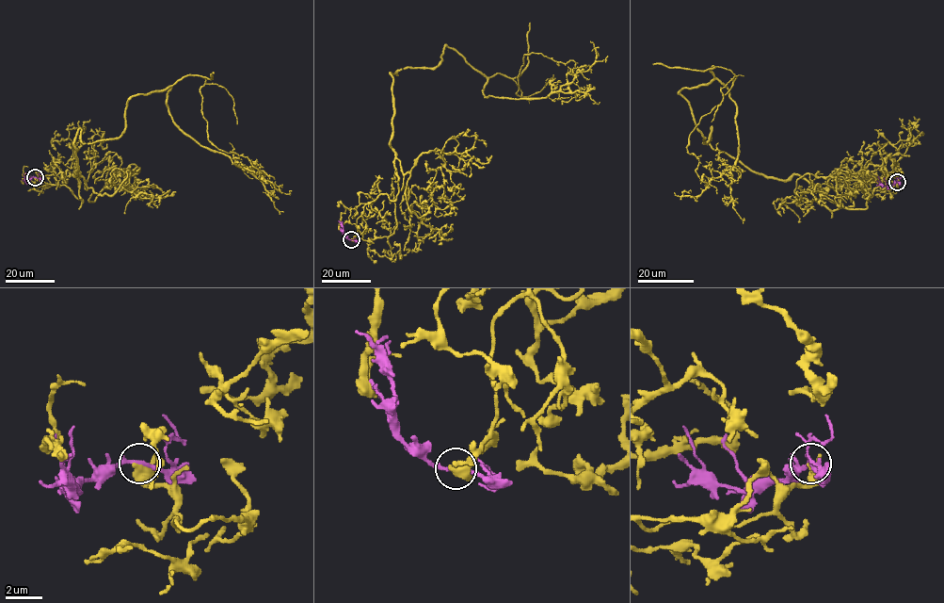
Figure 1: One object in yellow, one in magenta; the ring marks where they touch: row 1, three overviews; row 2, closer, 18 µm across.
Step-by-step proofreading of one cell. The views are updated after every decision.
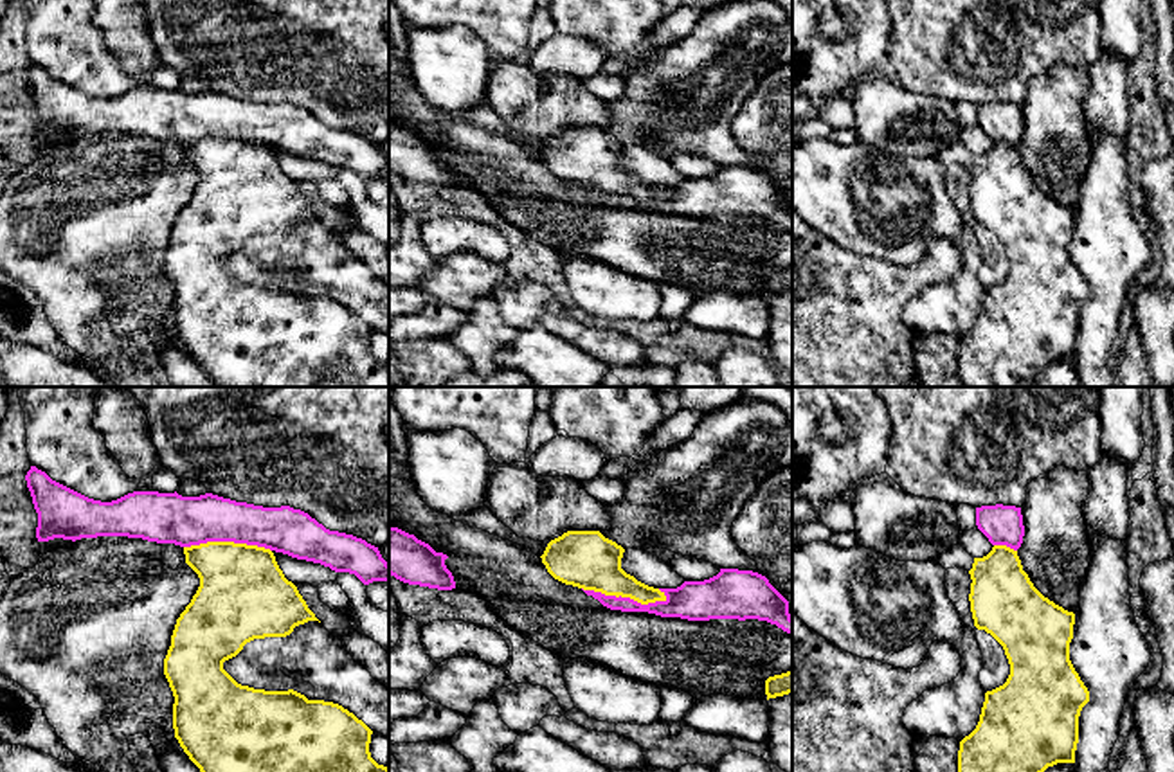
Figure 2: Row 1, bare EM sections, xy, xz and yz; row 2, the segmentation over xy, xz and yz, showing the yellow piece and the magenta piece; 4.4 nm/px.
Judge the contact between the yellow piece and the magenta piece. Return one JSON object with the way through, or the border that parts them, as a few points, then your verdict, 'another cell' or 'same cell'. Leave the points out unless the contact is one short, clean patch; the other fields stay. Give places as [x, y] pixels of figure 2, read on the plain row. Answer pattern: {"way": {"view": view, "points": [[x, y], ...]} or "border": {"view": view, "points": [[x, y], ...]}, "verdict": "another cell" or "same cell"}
{"verdict": "another cell"}

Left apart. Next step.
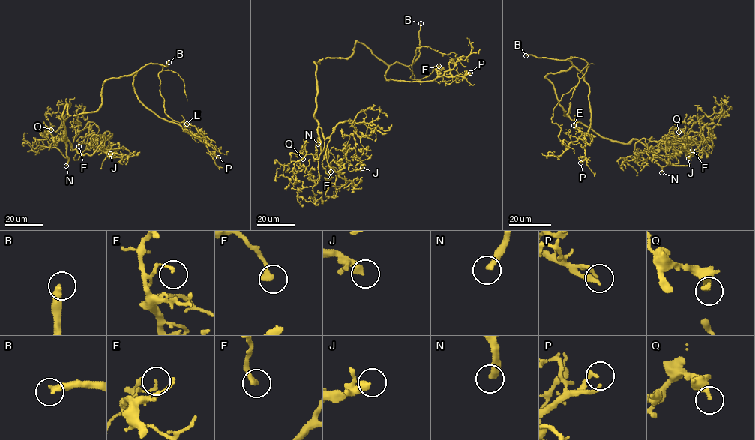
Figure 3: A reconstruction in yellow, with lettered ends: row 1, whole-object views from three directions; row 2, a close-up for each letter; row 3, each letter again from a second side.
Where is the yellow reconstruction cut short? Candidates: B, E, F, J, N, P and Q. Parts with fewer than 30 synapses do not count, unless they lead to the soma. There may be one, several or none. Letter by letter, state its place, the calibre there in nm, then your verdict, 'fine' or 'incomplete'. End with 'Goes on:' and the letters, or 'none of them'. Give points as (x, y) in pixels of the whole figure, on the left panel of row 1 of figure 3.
B: (169, 62) | 320 nm | incomplete
E: (187, 124) | 130 nm | fine
F: (79, 146) | 320 nm | fine
J: (110, 154) | 280 nm | fine
N: (66, 166) | 340 nm | incomplete
P: (218, 157) | 190 nm | incomplete
Q: (51, 130) | 380 nm | fine
Goes on: B, N, P

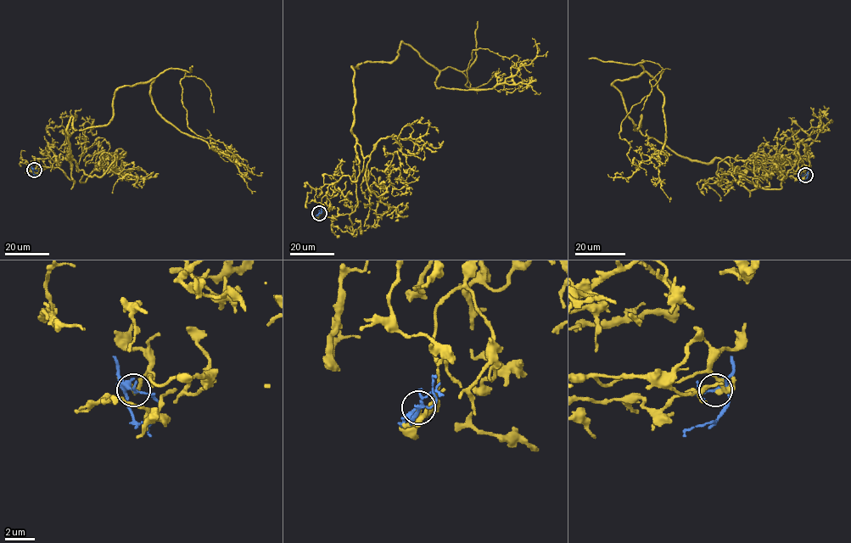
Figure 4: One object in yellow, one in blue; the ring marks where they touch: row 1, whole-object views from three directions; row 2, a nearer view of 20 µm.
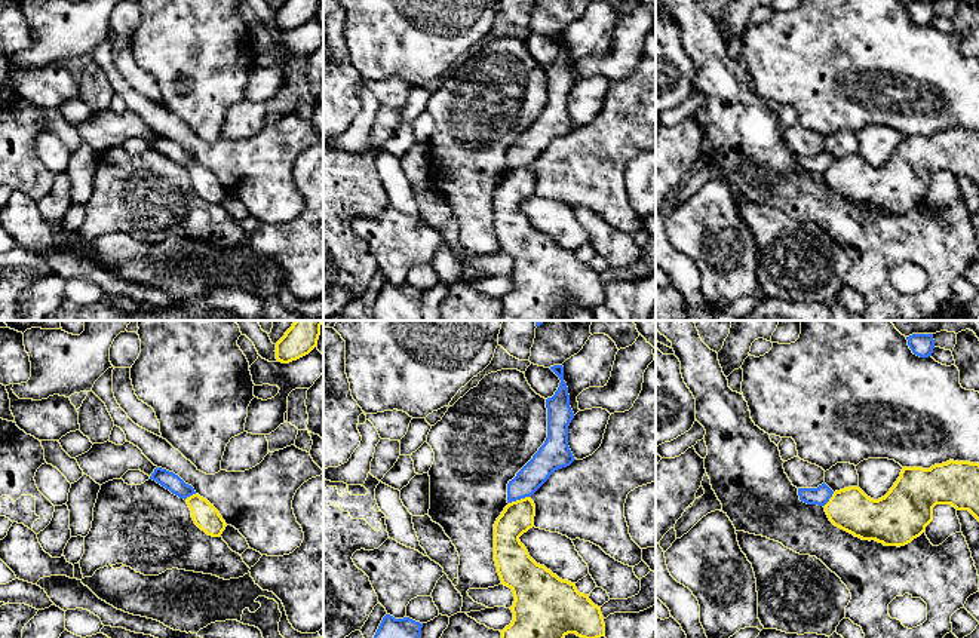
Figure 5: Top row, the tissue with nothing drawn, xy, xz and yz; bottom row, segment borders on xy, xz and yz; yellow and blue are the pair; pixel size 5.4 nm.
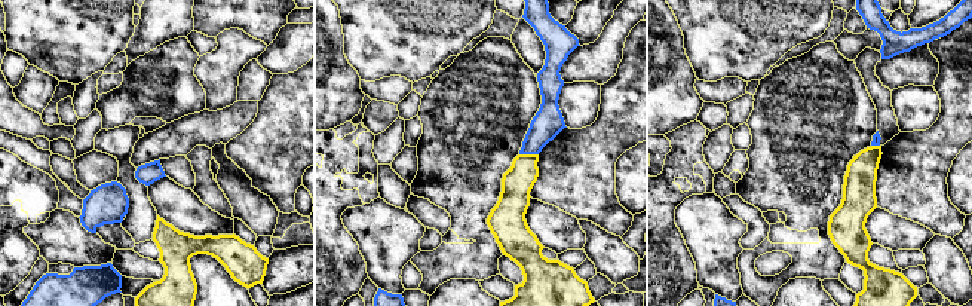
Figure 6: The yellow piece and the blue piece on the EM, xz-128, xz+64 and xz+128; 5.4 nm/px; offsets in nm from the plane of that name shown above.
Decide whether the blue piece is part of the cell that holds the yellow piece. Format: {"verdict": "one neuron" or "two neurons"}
{"verdict": "two neurons"}

